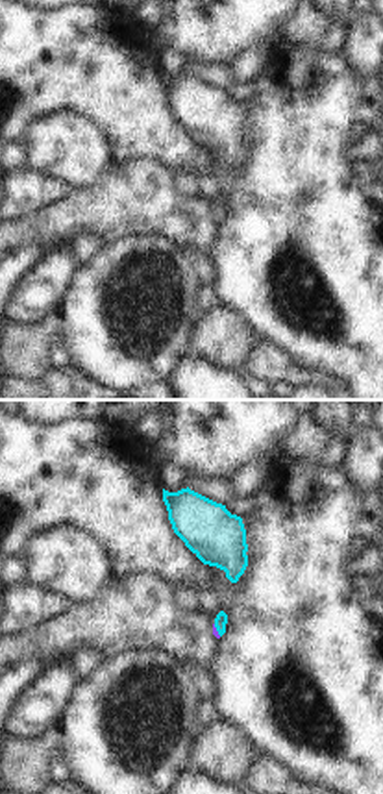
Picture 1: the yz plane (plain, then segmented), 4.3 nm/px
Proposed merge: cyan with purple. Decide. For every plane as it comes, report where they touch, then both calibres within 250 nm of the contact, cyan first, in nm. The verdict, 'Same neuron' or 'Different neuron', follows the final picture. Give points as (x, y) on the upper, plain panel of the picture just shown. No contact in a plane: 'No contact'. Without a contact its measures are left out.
Touches cyan at (217, 215). Thickness 60 nm (cyan) against 20 nm.

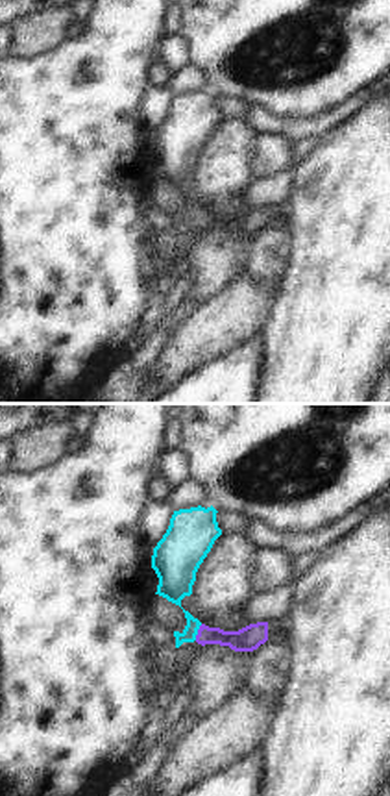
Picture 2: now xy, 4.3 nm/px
Touches cyan at (196, 217). Thickness 160 nm (cyan) against 110 nm.

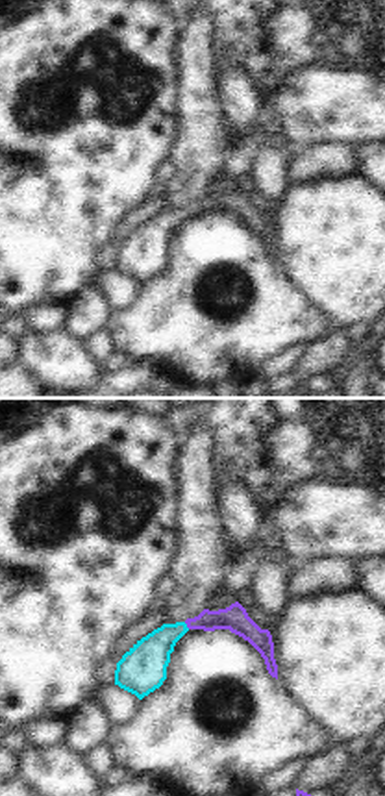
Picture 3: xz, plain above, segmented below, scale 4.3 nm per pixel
Touches cyan at (186, 211). Thickness 190 nm (cyan) against 120 nm.

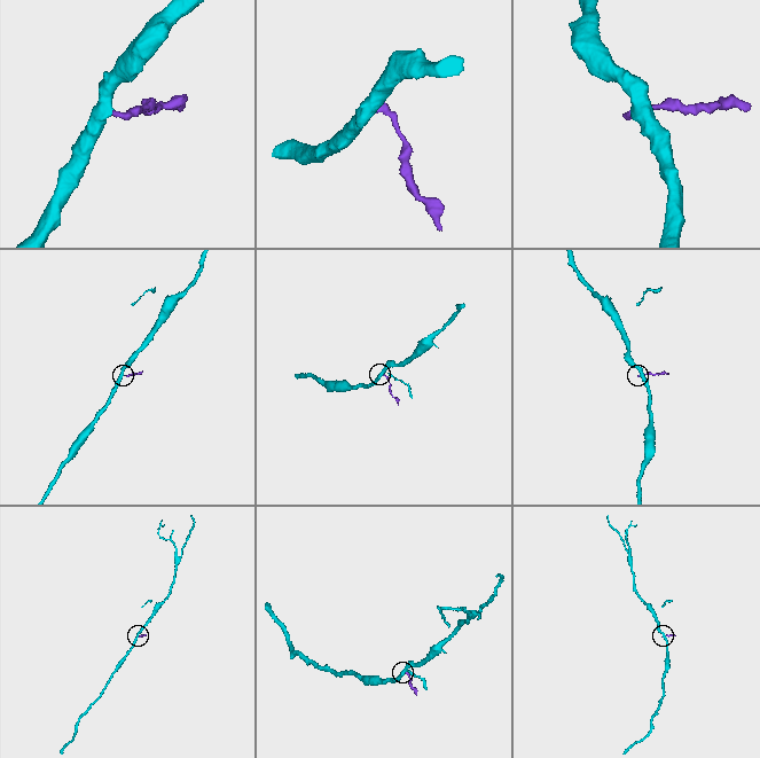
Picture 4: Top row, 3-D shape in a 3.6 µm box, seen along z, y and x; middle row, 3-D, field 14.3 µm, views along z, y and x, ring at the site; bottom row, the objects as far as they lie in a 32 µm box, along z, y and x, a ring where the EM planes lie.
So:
Same neuron.

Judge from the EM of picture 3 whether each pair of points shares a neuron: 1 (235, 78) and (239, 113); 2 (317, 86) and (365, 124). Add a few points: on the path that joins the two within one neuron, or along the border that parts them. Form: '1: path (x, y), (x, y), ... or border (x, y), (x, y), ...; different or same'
1: path (235, 87), (239, 104); same
2: path (328, 97), (337, 106), (347, 106), (354, 113); same

